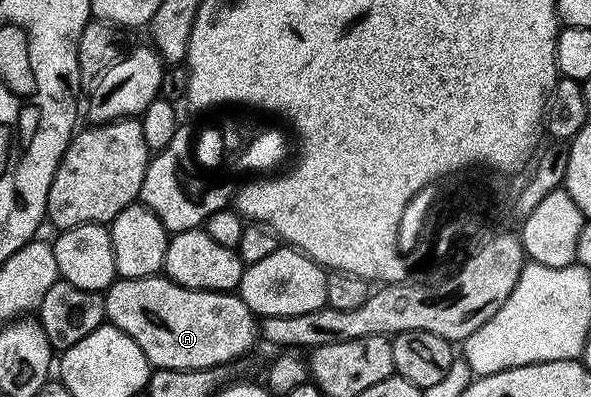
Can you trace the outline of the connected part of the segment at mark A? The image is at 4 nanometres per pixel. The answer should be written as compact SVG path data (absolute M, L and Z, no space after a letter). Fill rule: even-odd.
M156 274L145 279L120 277L106 289L104 299L106 321L133 338L154 369L225 366L259 340L256 316L235 292L197 291Z

